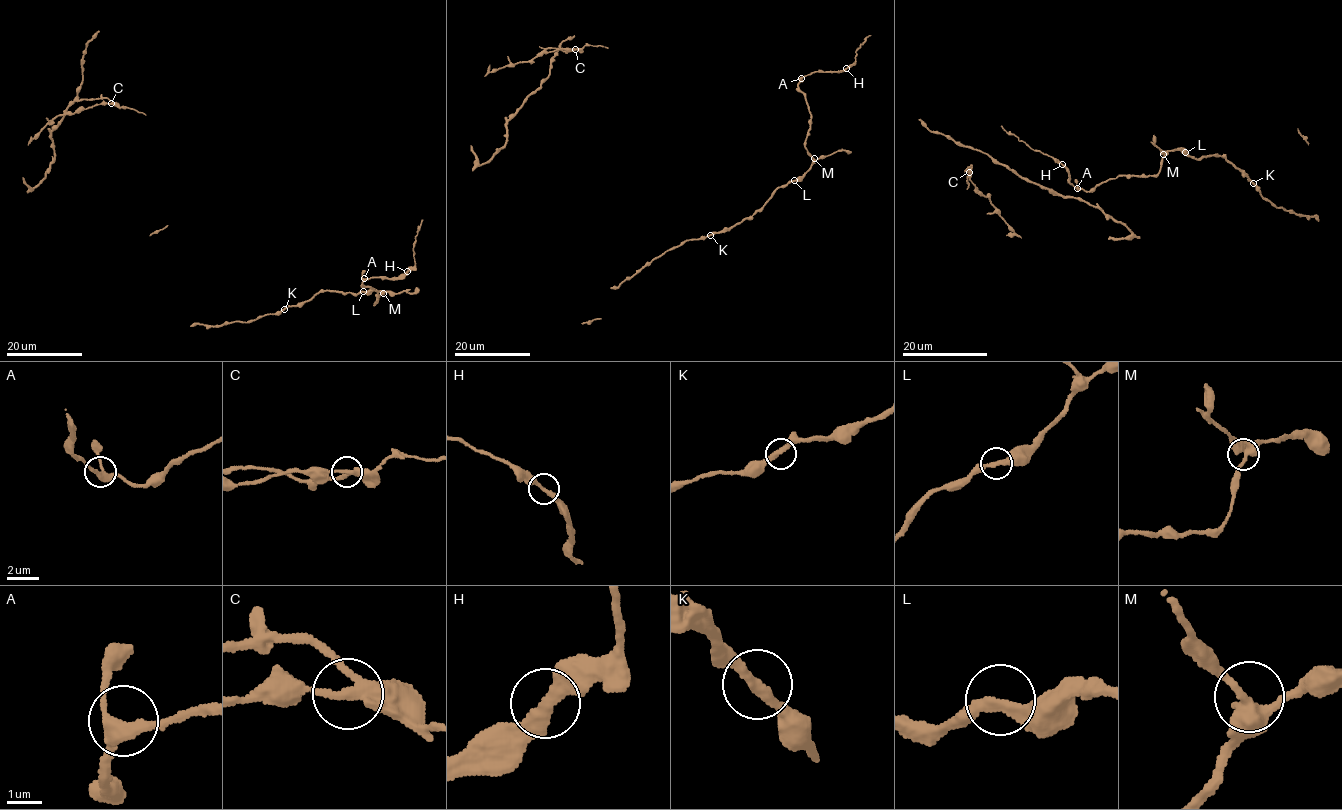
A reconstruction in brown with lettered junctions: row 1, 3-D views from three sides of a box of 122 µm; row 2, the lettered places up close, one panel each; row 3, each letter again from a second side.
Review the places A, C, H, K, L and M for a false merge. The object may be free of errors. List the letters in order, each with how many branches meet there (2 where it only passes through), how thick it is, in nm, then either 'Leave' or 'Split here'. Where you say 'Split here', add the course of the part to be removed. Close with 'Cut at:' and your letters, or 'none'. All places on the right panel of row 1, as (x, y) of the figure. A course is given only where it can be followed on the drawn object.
A: Branches: 3. Thickness 320 nm. Leave
C: Branches: 3. Thickness 280 nm. Split here. Course of the part to remove: (969, 171), (968, 168), (966, 188)
H: Branches: 2. Thickness 320 nm. Leave
K: Branches: 2. Thickness 300 nm. Leave
L: Branches: 2. Thickness 280 nm. Leave
M: Branches: 3. Thickness 400 nm. Leave
Cut at: C

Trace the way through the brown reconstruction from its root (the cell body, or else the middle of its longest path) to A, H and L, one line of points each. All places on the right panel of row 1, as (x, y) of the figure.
A: (1252, 182), (1221, 155), (1198, 158), (1179, 148), (1167, 152), (1156, 175), (1116, 176), (1089, 191), (1077, 188)
H: (1252, 182), (1221, 155), (1198, 158), (1179, 148), (1156, 175), (1116, 176), (1089, 191), (1070, 184), (1062, 164)
L: (1252, 182), (1247, 173), (1221, 155), (1216, 153), (1198, 158), (1185, 152)

